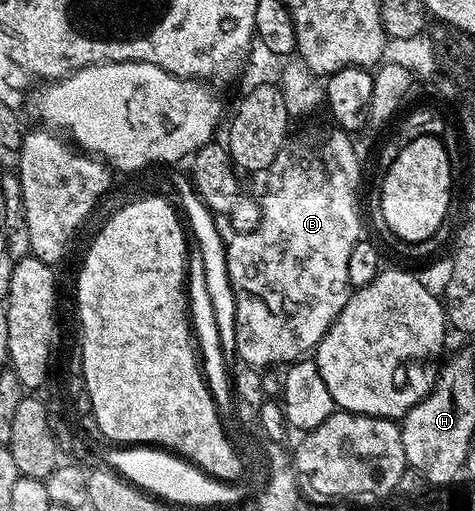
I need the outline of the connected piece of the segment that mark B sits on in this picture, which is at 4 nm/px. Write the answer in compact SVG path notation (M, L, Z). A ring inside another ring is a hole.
M327 127L289 135L278 150L278 158L268 167L264 193L259 193L262 218L258 226L250 234L233 235L226 244L226 266L236 299L236 356L250 368L268 370L271 364L287 366L307 357L336 321L350 295L350 250L362 239L360 212L356 209L360 160L352 145L353 137L342 128Z

